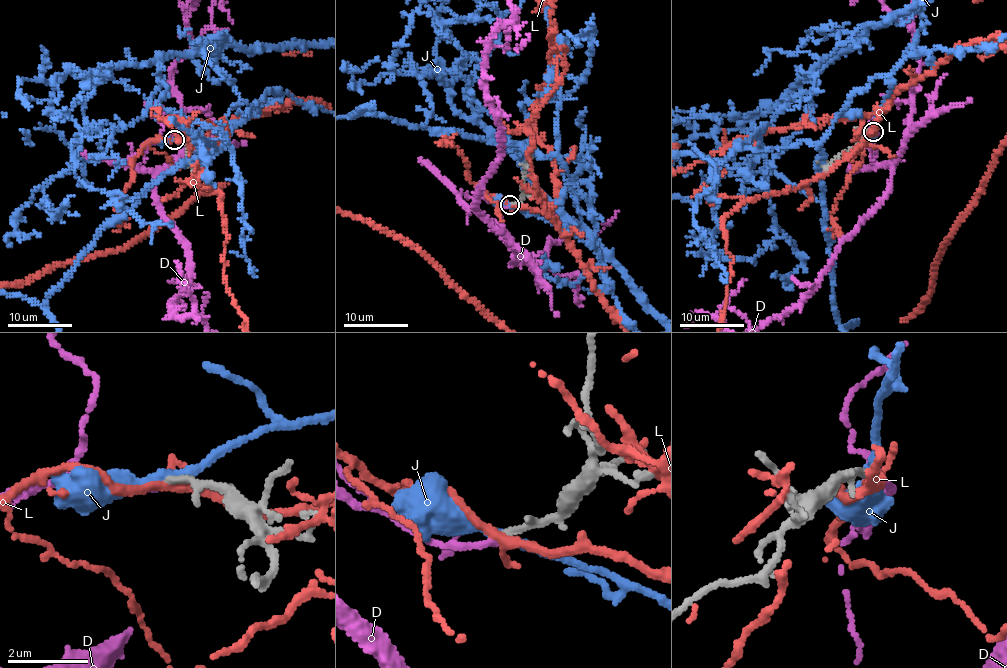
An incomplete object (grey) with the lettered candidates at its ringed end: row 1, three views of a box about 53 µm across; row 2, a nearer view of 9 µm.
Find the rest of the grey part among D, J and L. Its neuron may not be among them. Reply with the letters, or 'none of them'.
D

